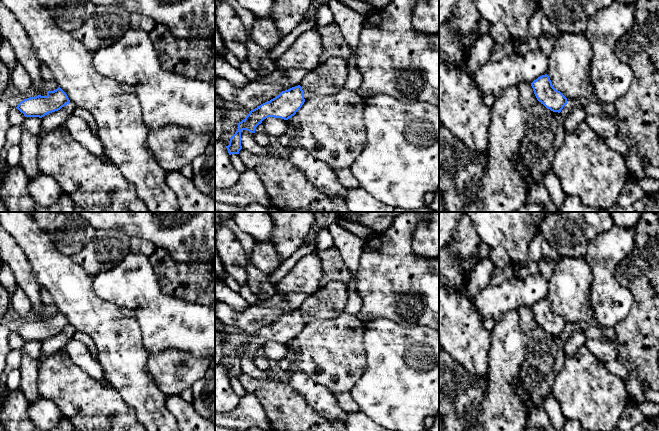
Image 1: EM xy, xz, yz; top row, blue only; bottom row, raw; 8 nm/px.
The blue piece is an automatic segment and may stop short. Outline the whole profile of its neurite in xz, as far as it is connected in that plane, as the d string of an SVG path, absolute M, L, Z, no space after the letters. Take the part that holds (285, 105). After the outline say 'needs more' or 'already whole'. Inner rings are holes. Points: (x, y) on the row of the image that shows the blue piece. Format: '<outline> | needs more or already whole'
M300 85L282 91L278 96L251 110L244 120L238 123L238 129L226 146L229 155L239 154L241 146L241 131L255 133L256 127L268 117L288 120L302 107L305 99Z | already whole

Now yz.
M547 74L538 77L531 86L537 100L547 109L560 113L567 104L567 98L553 87Z | already whole

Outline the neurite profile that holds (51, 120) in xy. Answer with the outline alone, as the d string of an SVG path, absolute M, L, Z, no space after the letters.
M69 102L67 105L62 107L60 110L49 113L42 117L42 130L38 137L44 136L49 130L55 128L58 125L63 125L66 118L72 114L75 109L73 102Z

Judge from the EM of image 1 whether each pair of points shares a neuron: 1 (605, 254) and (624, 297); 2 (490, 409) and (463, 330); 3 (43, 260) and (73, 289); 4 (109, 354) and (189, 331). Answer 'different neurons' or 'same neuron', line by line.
1: same neuron
2: different neurons
3: same neuron
4: different neurons

